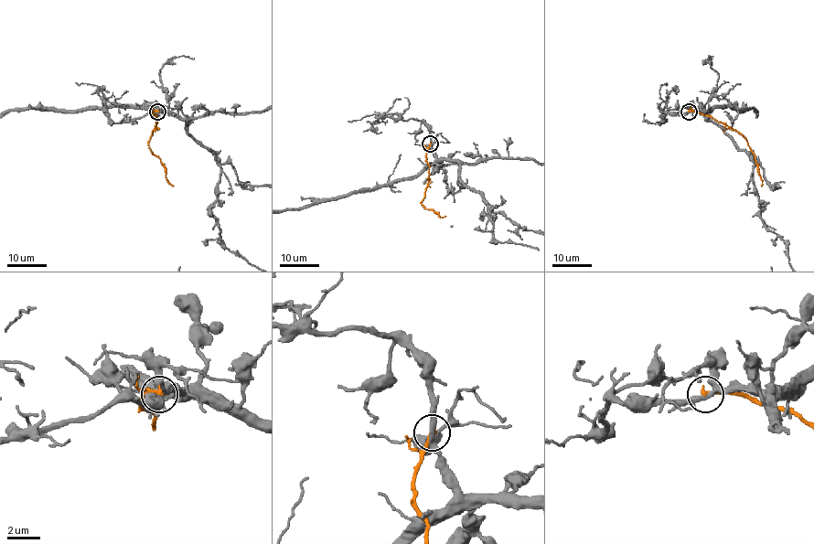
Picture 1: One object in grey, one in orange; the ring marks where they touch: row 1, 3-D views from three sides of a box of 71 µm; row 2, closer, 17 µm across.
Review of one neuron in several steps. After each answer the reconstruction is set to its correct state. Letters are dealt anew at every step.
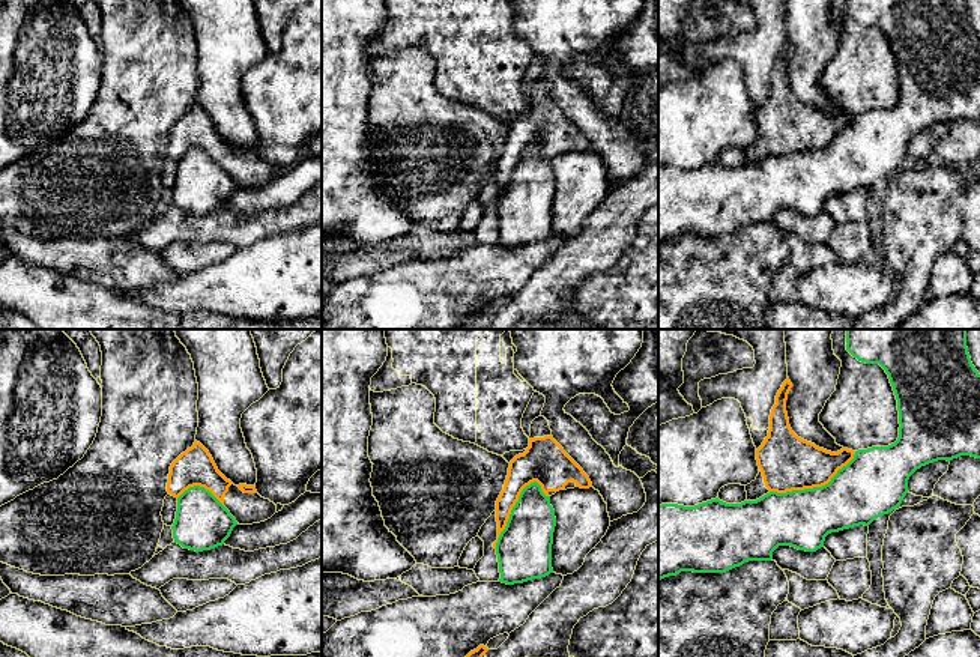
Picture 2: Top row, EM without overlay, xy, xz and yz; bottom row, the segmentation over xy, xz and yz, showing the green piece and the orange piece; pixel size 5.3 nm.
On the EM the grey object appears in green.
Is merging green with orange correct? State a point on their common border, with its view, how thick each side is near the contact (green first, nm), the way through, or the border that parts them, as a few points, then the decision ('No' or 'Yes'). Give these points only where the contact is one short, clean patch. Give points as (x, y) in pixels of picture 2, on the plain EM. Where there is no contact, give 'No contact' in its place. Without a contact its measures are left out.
Touches green at yz (813, 151). Thickness 320 nm (green) against 300 nm. No

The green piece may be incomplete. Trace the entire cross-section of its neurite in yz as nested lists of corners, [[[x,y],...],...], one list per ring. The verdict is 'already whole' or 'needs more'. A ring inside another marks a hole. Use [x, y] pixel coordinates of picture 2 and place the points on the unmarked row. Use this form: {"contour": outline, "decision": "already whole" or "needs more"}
{"contour": [[[846,0],[846,14],[861,26],[879,27],[888,38],[899,74],[899,101],[888,110],[858,113],[822,150],[770,155],[756,164],[726,167],[718,161],[694,170],[658,168],[658,244],[681,235],[726,236],[749,224],[771,224],[779,209],[816,215],[825,200],[854,189],[869,189],[896,173],[908,156],[909,140],[929,126],[960,119],[980,122],[980,38],[971,26],[966,0]]], "decision": "already whole"}

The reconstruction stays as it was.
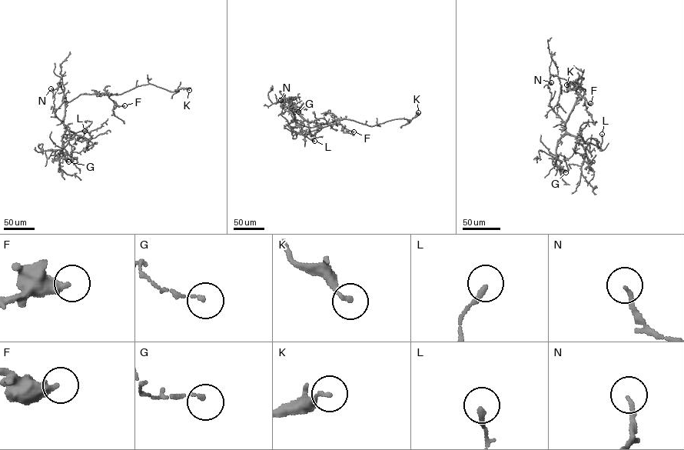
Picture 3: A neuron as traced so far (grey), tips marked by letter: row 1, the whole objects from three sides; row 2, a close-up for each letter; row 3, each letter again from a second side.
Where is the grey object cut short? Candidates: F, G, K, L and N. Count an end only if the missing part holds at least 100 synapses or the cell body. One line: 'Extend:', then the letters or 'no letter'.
Extend: no letter

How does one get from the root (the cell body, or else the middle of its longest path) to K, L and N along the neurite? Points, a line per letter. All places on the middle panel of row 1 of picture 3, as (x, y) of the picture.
K: (307, 127), (343, 119), (372, 126), (393, 119), (411, 120), (418, 112)
L: (307, 127), (297, 122), (293, 111), (308, 121), (309, 131), (306, 136), (314, 141)
N: (307, 127), (294, 119), (295, 121), (291, 115), (288, 100), (291, 98), (280, 100)

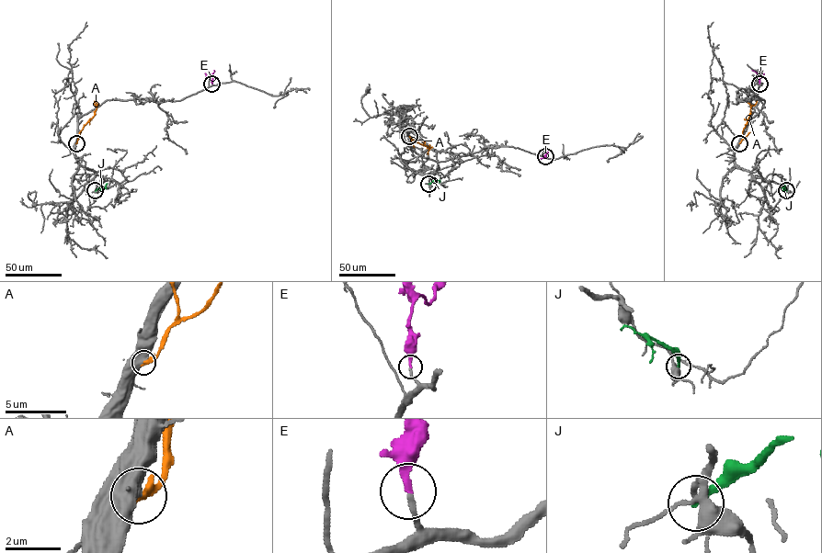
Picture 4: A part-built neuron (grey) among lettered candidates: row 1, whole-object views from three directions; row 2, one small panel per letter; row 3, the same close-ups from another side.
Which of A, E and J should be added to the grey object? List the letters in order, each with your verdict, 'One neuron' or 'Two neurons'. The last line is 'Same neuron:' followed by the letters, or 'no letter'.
A: Two neurons
E: One neuron
J: Two neurons
Same neuron: E

